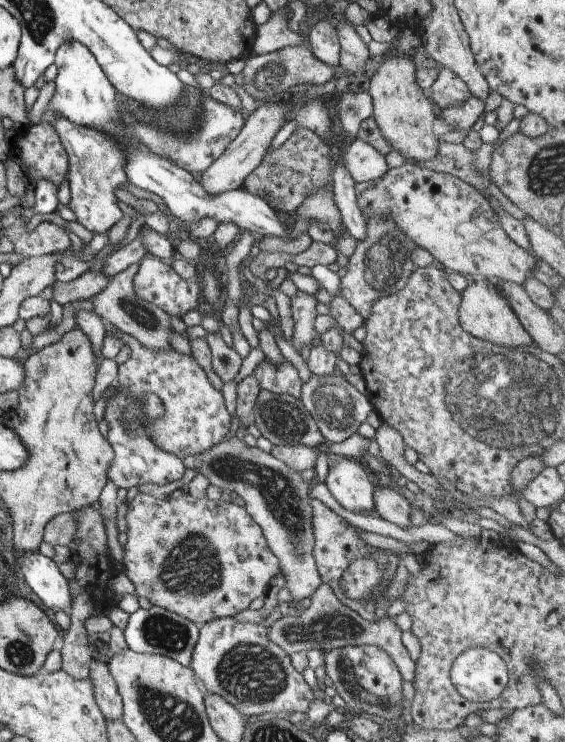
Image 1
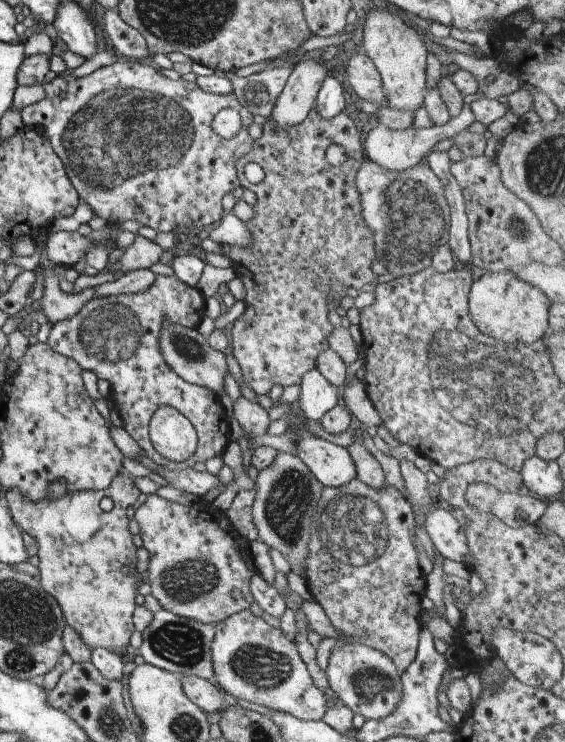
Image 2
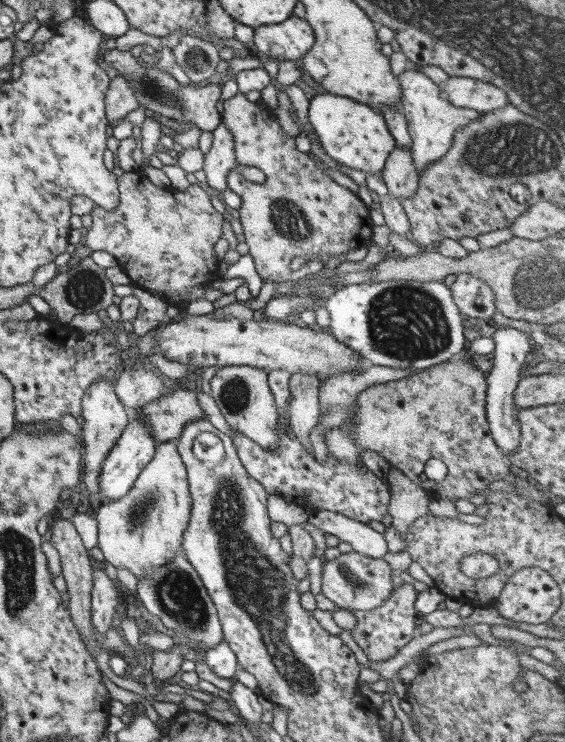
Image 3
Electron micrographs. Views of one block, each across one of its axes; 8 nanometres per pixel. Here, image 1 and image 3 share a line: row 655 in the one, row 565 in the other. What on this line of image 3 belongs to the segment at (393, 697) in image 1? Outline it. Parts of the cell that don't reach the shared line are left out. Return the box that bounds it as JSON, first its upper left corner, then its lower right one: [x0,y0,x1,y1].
[320,551,393,611]

